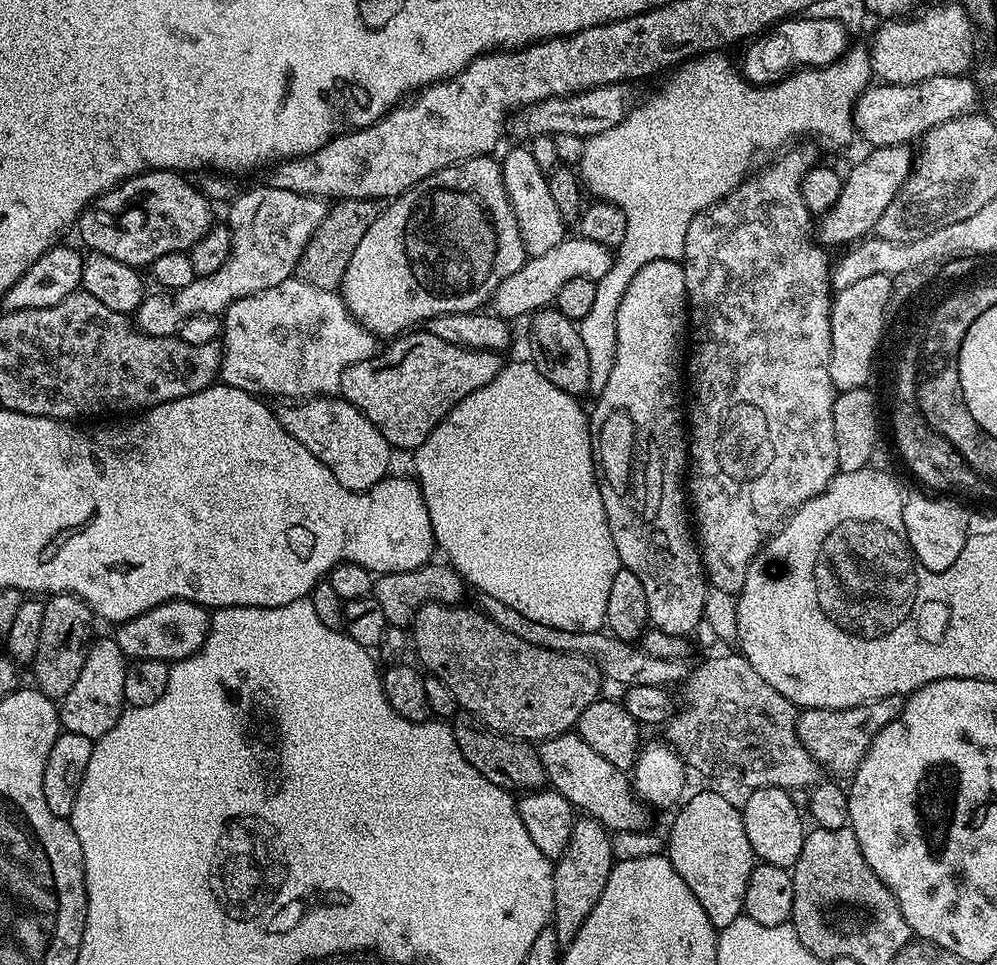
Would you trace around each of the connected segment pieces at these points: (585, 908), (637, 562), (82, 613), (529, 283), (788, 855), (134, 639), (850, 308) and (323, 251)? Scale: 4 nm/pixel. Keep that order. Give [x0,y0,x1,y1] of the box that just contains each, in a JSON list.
[[552,815,614,947],[588,260,710,638],[30,592,94,701],[490,238,613,322],[742,788,806,869],[114,600,209,662],[830,274,889,393],[295,198,382,290]]

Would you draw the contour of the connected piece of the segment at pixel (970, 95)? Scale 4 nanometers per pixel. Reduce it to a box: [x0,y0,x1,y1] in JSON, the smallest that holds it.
[852,75,981,148]

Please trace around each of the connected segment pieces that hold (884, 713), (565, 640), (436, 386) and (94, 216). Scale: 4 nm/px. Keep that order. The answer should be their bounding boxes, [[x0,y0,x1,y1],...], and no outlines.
[[796,696,904,778],[478,592,690,689],[339,330,502,450],[78,172,214,270]]

